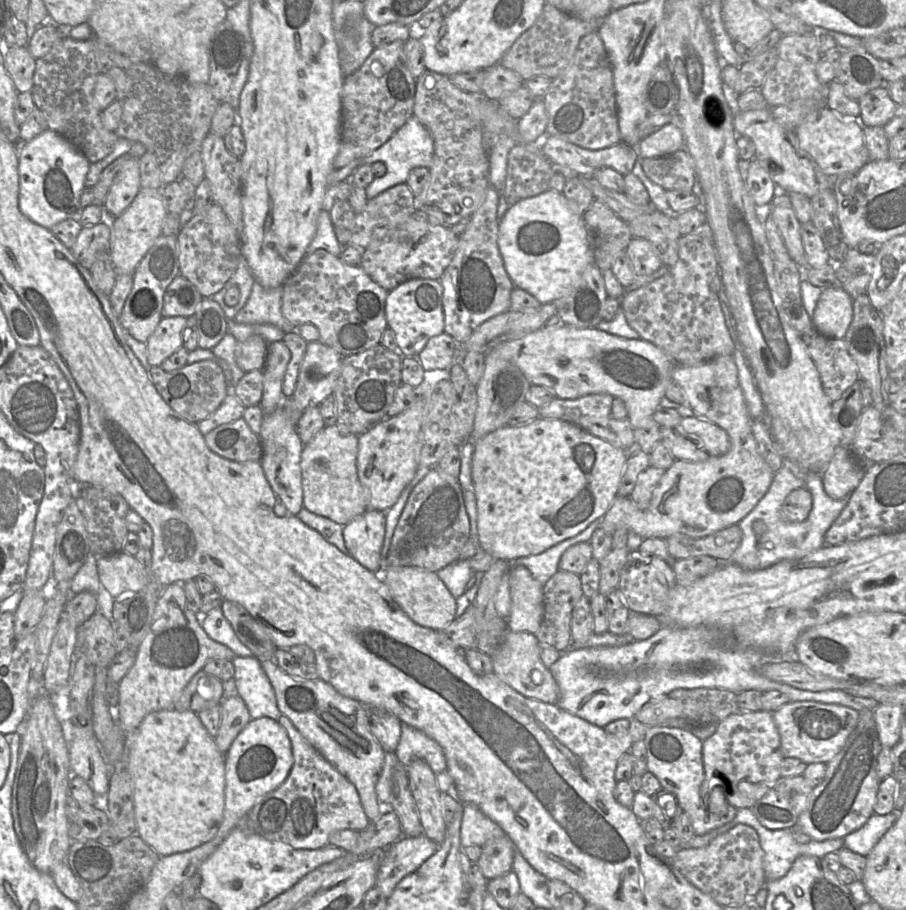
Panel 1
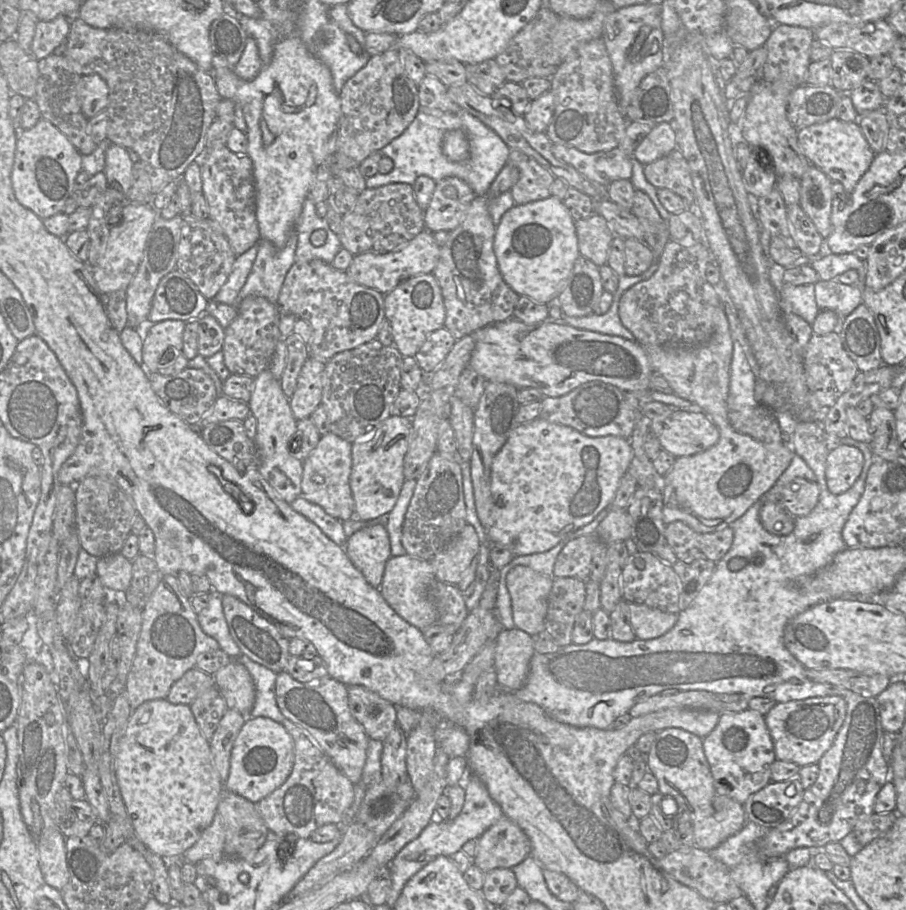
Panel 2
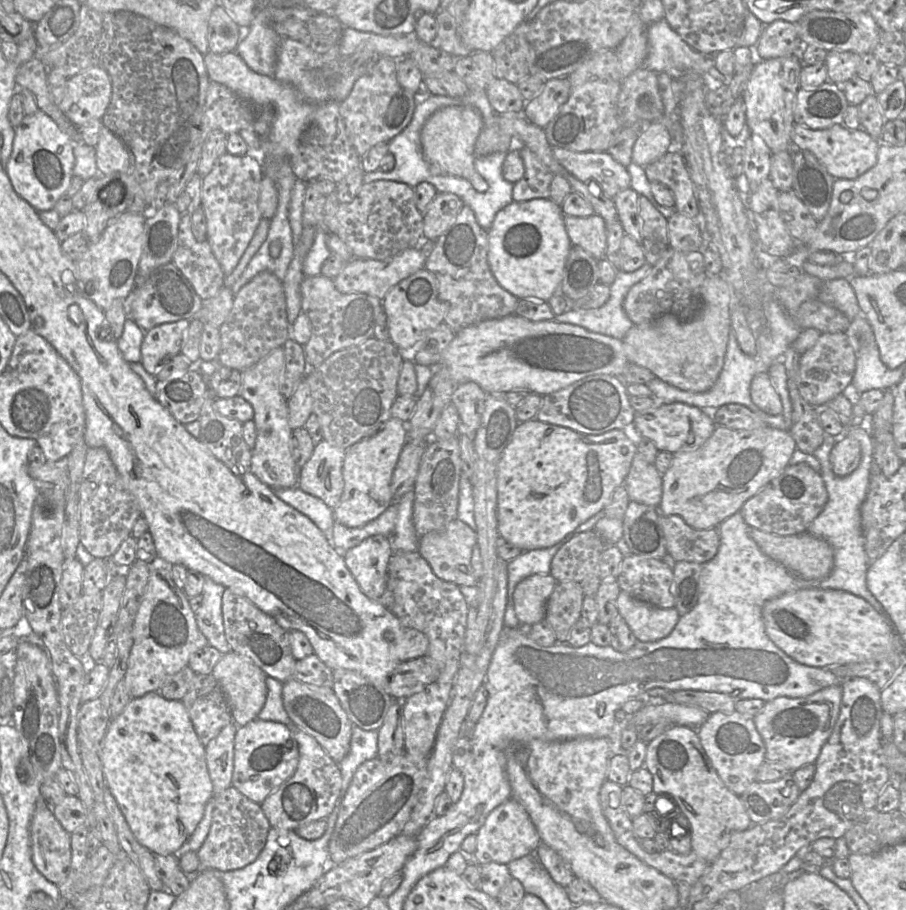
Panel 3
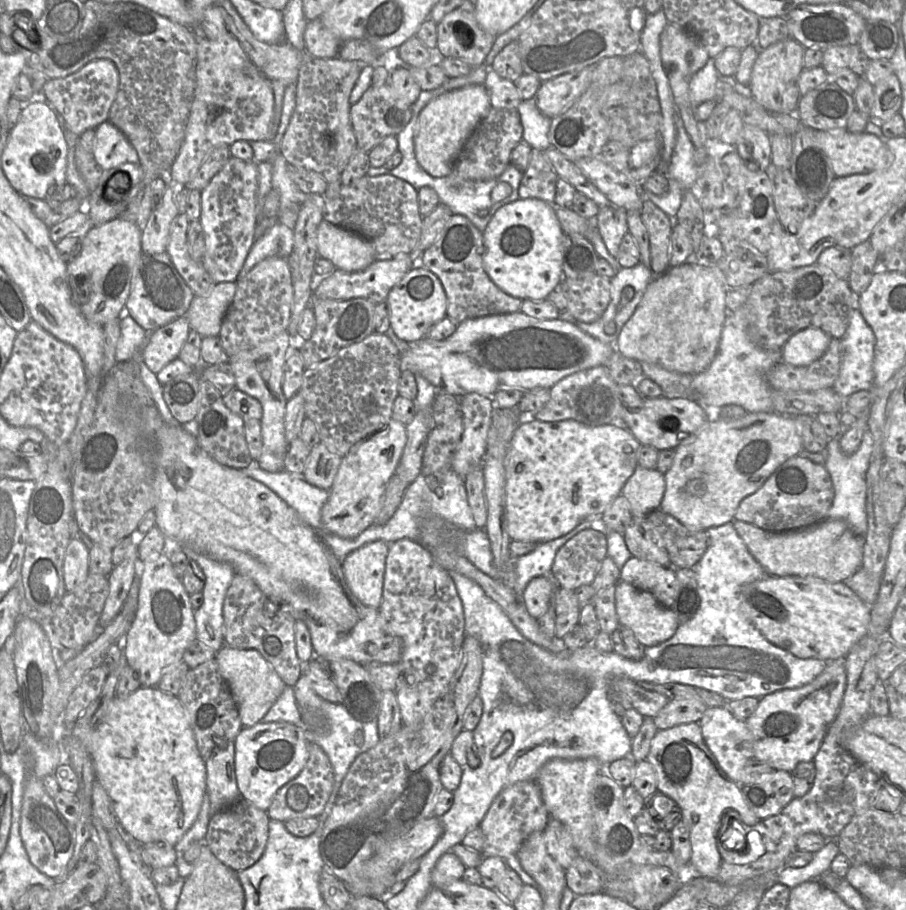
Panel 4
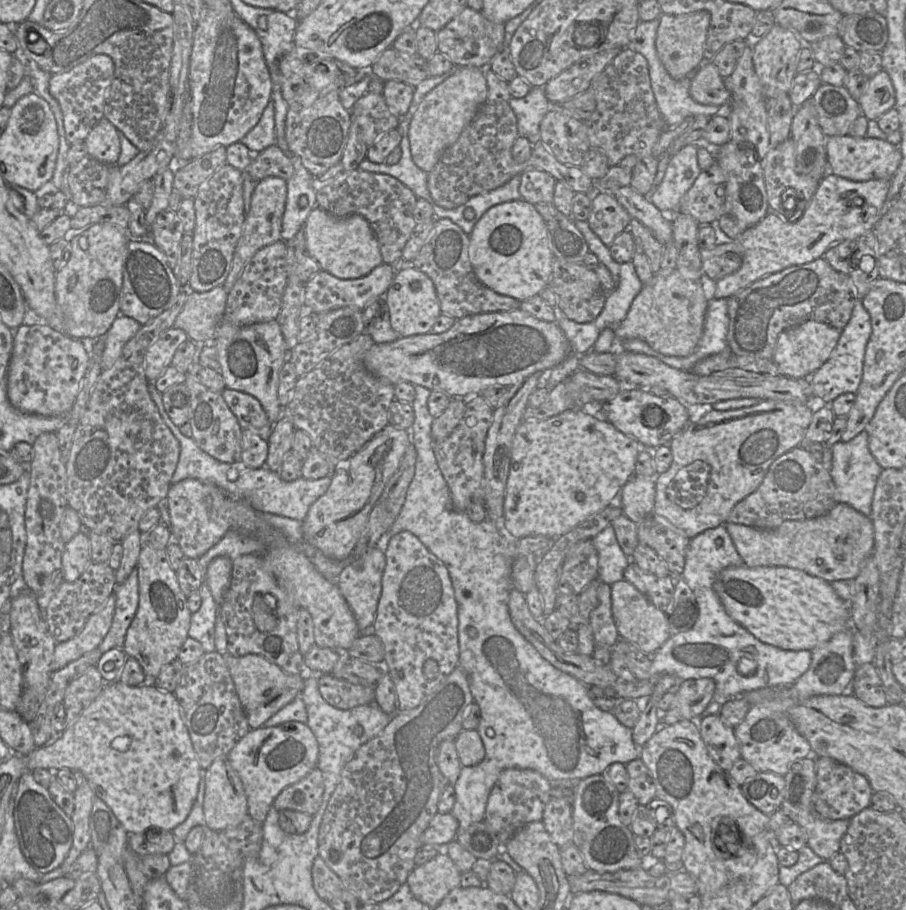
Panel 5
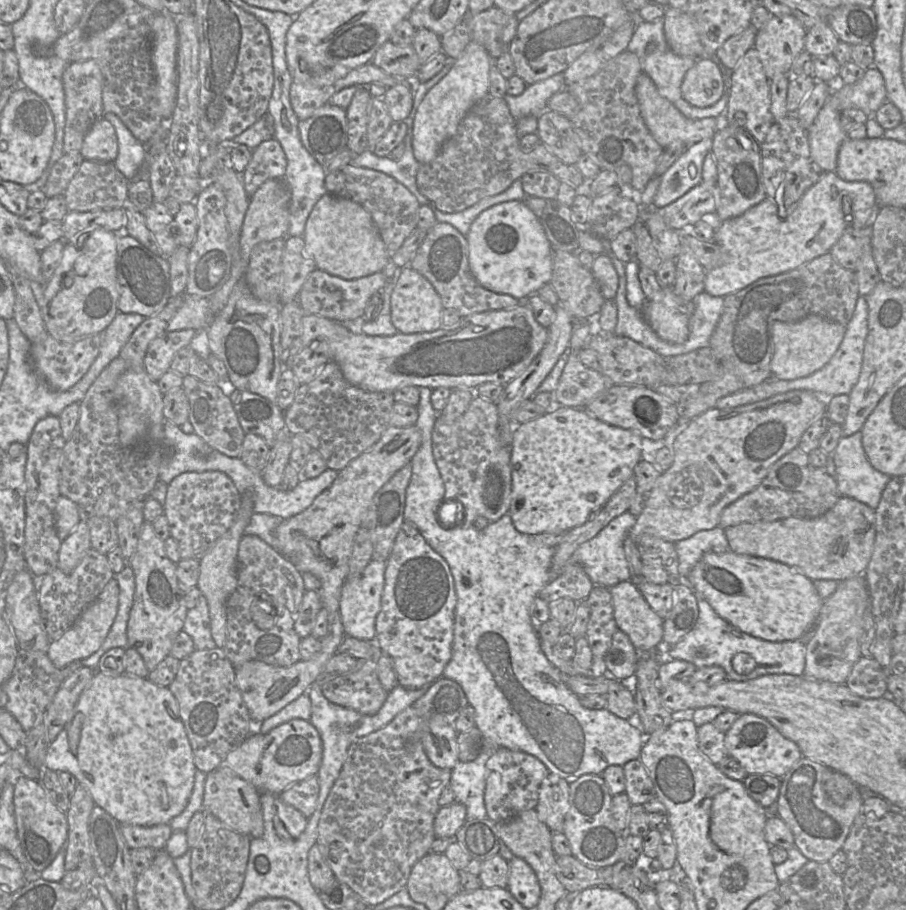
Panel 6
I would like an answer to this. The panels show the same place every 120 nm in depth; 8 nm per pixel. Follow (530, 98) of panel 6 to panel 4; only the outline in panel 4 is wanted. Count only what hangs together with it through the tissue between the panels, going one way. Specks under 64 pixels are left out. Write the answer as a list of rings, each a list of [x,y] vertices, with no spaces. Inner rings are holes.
[[[535,97],[521,101],[516,110],[523,126],[522,140],[528,143],[532,149],[545,152],[551,147],[549,142],[551,119],[539,111]]]

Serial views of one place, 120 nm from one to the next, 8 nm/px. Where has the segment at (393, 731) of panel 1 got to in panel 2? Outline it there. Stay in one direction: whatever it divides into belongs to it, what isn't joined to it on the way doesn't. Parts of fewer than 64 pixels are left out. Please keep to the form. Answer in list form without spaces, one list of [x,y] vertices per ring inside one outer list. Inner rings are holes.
[[[359,685],[347,686],[348,704],[370,739],[384,741],[397,725],[397,708],[377,693]]]

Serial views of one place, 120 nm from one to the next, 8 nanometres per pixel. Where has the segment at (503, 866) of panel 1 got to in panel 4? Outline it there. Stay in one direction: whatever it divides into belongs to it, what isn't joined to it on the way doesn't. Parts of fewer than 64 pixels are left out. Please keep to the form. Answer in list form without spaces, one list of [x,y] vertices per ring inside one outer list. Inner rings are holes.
[[[534,780],[520,781],[506,787],[493,800],[479,825],[484,835],[482,857],[505,859],[516,855],[524,840],[534,832],[543,831],[549,819],[541,791]]]

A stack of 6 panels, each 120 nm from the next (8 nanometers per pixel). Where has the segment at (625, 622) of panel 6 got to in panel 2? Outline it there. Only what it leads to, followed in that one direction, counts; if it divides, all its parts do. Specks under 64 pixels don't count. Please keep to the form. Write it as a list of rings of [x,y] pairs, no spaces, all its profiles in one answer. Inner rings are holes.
[[[628,603],[629,620],[639,640],[658,638],[668,632],[677,621],[676,613],[664,612],[643,604]]]

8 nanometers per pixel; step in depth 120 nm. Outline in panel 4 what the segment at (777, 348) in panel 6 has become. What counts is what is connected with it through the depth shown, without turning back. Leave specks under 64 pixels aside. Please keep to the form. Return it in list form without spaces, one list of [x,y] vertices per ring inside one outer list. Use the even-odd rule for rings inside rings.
[[[819,328],[803,329],[784,344],[782,362],[797,367],[808,366],[825,353],[831,340],[832,337]]]

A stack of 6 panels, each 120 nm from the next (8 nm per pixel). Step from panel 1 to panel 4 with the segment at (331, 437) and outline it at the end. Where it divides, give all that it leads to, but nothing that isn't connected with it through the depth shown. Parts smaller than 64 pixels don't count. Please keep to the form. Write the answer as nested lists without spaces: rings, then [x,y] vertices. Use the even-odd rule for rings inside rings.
[[[315,445],[306,461],[303,478],[311,485],[330,491],[342,458],[331,453],[325,445]]]

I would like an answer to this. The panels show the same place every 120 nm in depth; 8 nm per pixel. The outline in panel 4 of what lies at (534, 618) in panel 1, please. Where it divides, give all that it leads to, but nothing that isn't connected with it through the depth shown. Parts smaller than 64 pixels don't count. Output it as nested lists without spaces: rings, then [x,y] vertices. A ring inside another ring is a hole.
[[[538,576],[529,581],[522,594],[522,600],[531,617],[539,619],[553,601],[555,587],[549,576]]]

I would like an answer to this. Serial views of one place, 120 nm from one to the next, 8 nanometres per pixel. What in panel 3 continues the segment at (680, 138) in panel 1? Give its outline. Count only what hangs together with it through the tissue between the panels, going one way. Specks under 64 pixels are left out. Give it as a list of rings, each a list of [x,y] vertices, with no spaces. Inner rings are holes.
[[[652,122],[640,131],[633,146],[632,162],[645,167],[670,151],[671,134],[663,122]]]

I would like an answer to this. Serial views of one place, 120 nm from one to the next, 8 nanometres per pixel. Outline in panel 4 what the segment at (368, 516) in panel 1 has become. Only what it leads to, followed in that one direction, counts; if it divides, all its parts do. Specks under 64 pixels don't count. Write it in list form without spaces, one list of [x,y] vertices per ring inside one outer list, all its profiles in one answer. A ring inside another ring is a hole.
[[[374,541],[354,550],[342,561],[350,590],[362,604],[374,609],[379,609],[382,602],[389,547],[385,541]]]

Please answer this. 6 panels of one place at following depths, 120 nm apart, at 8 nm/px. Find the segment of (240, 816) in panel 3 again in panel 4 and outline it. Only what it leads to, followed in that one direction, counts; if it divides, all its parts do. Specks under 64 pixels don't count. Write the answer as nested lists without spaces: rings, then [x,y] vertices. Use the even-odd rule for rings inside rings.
[[[241,797],[210,818],[204,842],[218,860],[240,872],[253,866],[263,855],[269,837],[269,821],[266,811]]]

